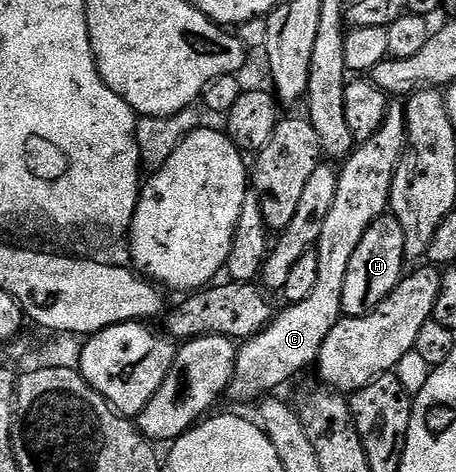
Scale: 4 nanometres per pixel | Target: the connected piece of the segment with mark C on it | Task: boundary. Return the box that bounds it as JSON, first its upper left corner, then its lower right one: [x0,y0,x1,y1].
[228,102,406,402]

